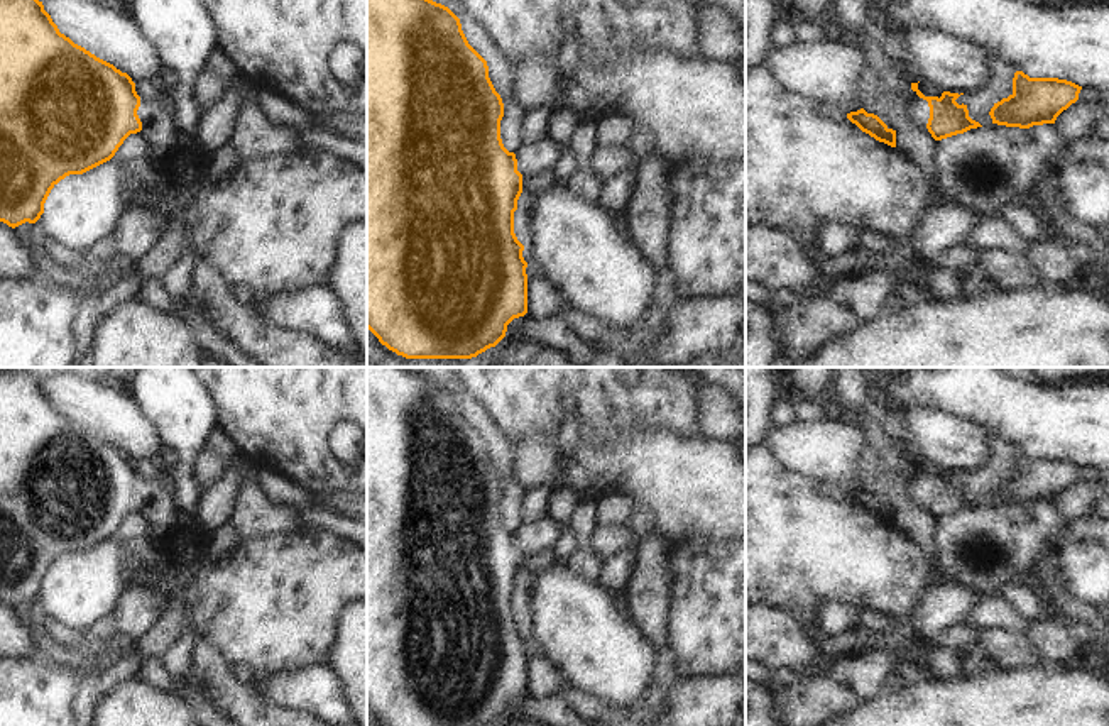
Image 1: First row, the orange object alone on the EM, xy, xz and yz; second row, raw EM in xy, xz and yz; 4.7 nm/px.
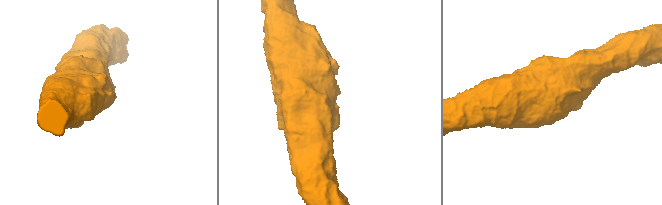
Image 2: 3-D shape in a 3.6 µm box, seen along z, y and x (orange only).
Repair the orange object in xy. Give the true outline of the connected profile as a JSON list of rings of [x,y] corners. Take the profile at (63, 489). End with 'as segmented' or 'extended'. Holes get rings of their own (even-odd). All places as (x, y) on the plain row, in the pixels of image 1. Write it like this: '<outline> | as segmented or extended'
[[[0,372],[0,601],[12,608],[36,602],[61,558],[110,540],[130,513],[140,513],[152,526],[176,526],[179,509],[162,484],[169,469],[161,465],[159,472],[154,479],[142,479],[127,452],[61,413],[36,376]]] | extended

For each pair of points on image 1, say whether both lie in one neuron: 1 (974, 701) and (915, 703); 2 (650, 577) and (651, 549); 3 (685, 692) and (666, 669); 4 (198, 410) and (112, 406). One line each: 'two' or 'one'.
1: one
2: one
3: two
4: two

